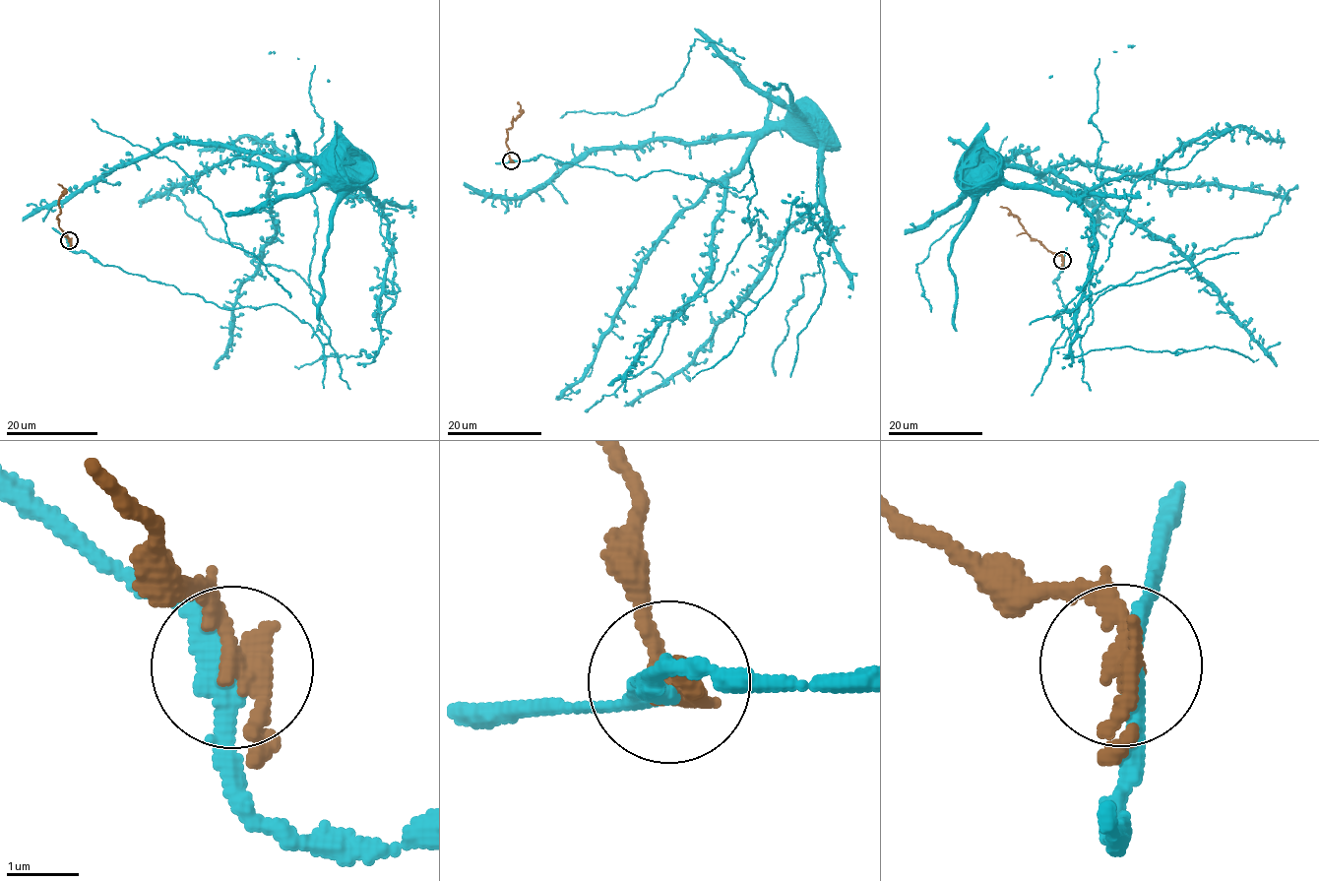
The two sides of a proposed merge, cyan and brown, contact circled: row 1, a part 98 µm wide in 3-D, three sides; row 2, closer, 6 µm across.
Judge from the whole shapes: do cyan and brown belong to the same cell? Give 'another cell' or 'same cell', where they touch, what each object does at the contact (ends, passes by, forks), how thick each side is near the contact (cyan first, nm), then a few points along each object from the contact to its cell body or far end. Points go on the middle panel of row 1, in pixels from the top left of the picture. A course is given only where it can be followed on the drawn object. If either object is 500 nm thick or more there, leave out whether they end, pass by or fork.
another cell; place (511, 160); cyan passes by; brown passes by; calibres 300 and 260 nm; course cyan (510, 160), (752, 179), (751, 228), (684, 307), (725, 179), (812, 109); course brown (511, 160), (506, 143), (512, 121), (521, 114), (518, 101)

